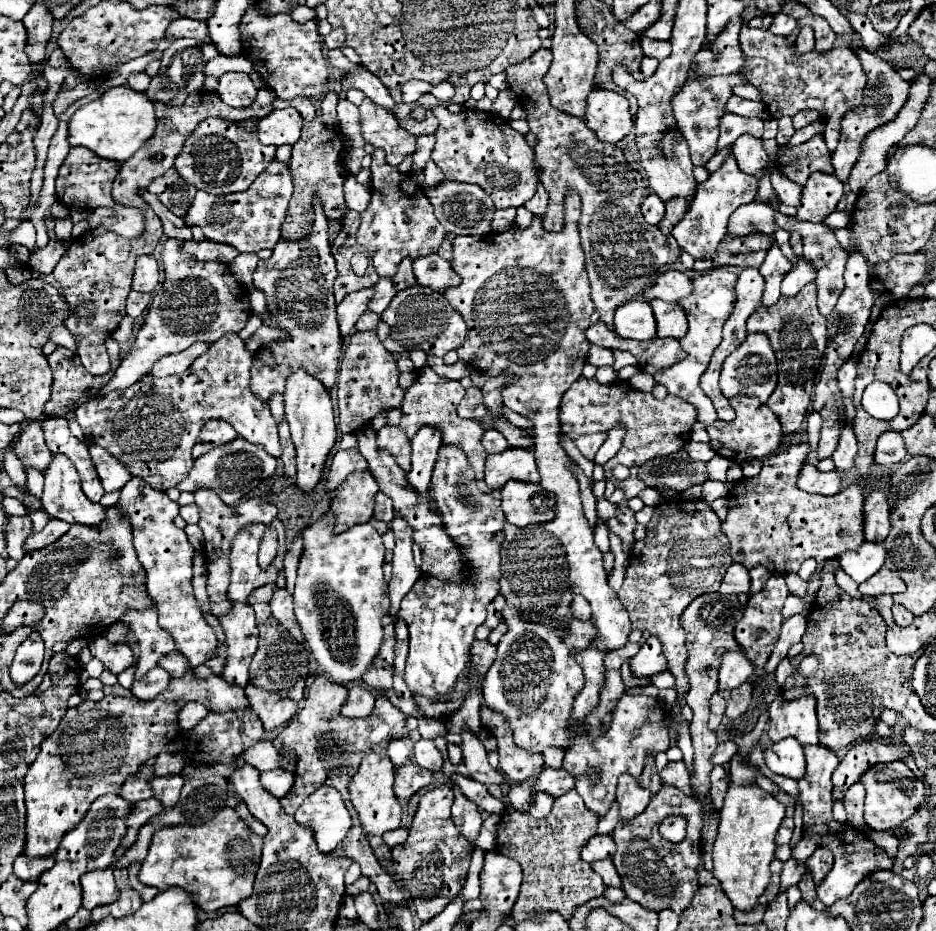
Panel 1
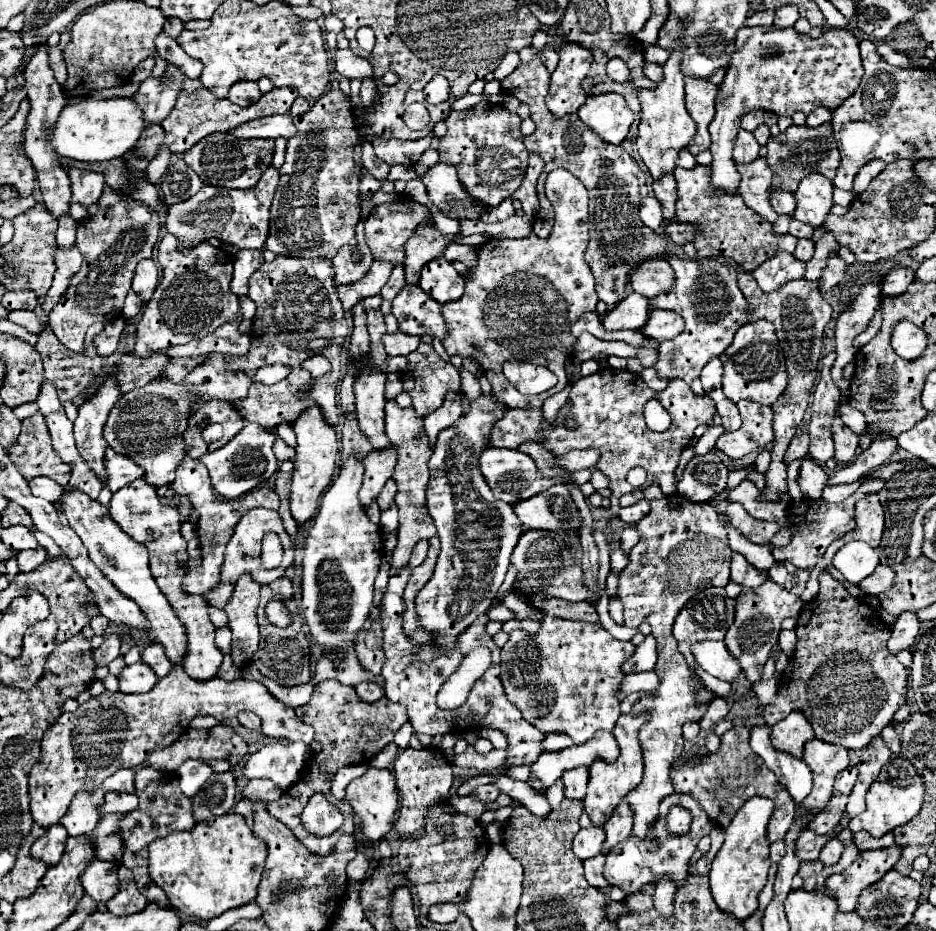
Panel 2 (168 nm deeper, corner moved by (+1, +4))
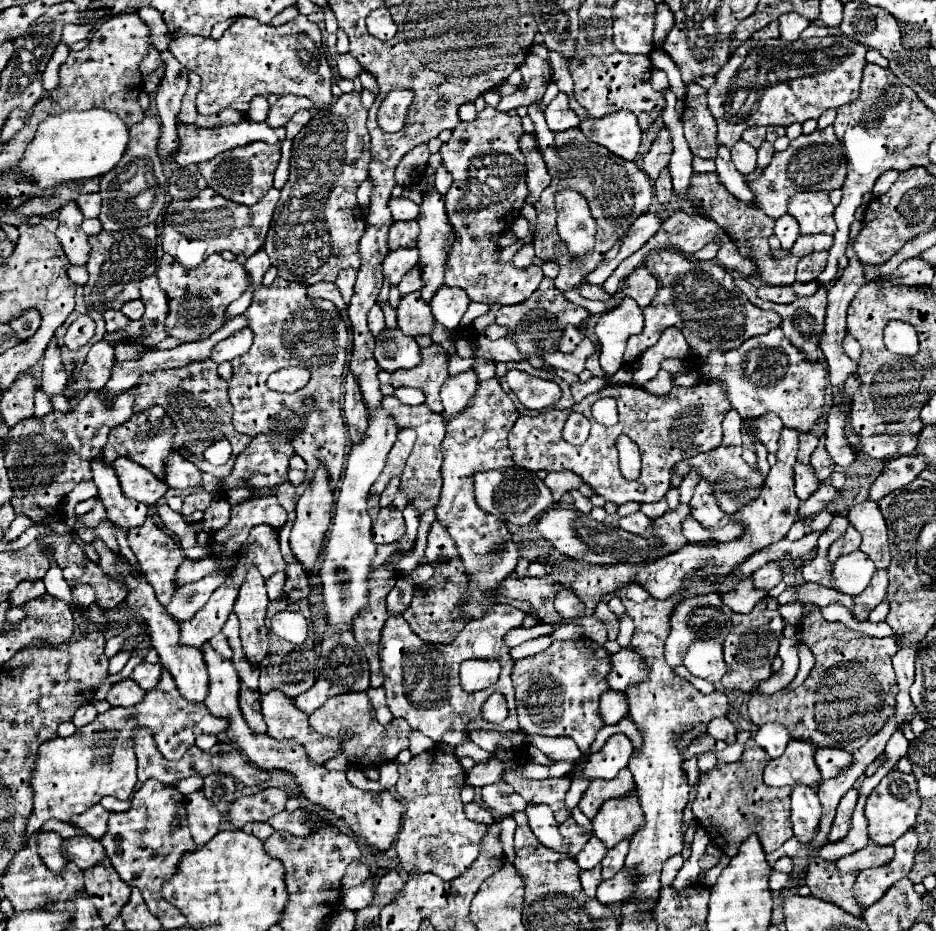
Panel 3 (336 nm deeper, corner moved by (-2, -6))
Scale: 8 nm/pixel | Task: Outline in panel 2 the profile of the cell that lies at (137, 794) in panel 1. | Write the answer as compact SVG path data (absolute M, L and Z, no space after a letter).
M106 792L104 804L98 808L100 814L128 814L138 806L136 794L122 794L122 792Z

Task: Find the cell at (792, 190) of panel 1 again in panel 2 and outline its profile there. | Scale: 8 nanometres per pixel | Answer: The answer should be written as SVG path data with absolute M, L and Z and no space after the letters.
M776 190L770 196L770 204L774 208L776 214L788 214L792 216L792 212L796 210L796 200L792 192L784 192L784 190Z

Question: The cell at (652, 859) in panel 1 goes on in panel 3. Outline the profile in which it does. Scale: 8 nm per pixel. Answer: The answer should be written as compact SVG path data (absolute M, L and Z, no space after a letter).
M621 868L611 880L603 880L597 888L597 900L601 904L615 904L625 902L629 896L633 896L637 888L637 876L629 872L629 868Z

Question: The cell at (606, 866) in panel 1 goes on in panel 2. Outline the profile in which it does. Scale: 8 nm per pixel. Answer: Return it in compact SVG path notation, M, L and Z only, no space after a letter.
M598 854L594 858L584 860L584 876L586 876L588 884L594 886L594 888L606 888L608 886L608 880L602 876L604 860L606 860L604 854Z

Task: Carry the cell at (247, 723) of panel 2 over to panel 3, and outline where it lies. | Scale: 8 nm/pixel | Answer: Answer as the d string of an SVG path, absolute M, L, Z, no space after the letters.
M241 684L239 690L239 708L243 712L243 718L247 720L249 728L257 734L265 732L265 722L261 716L261 706L259 706L259 692L249 690L245 684Z

